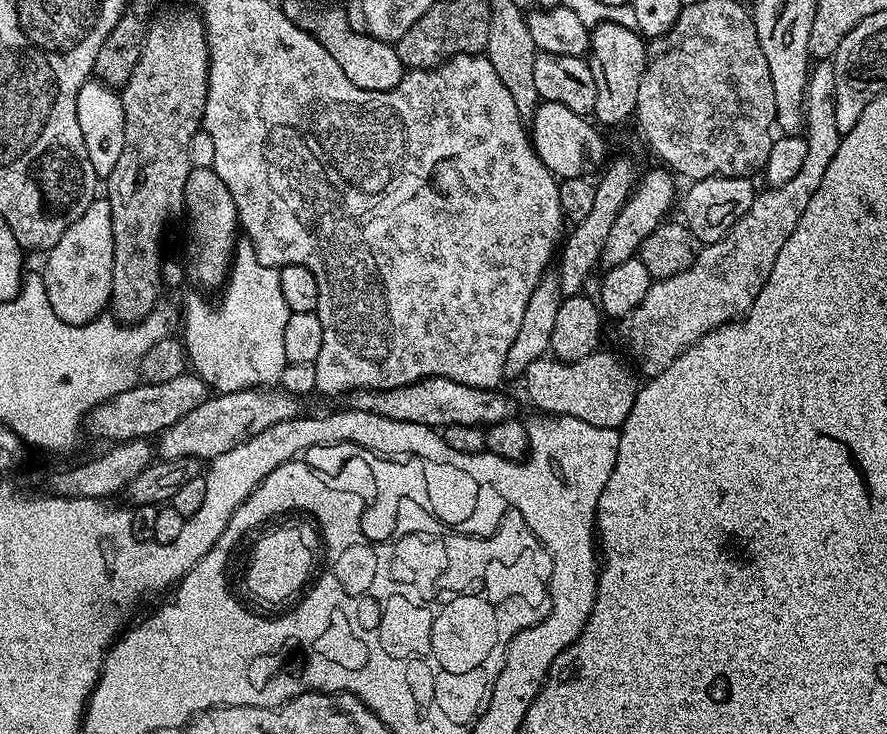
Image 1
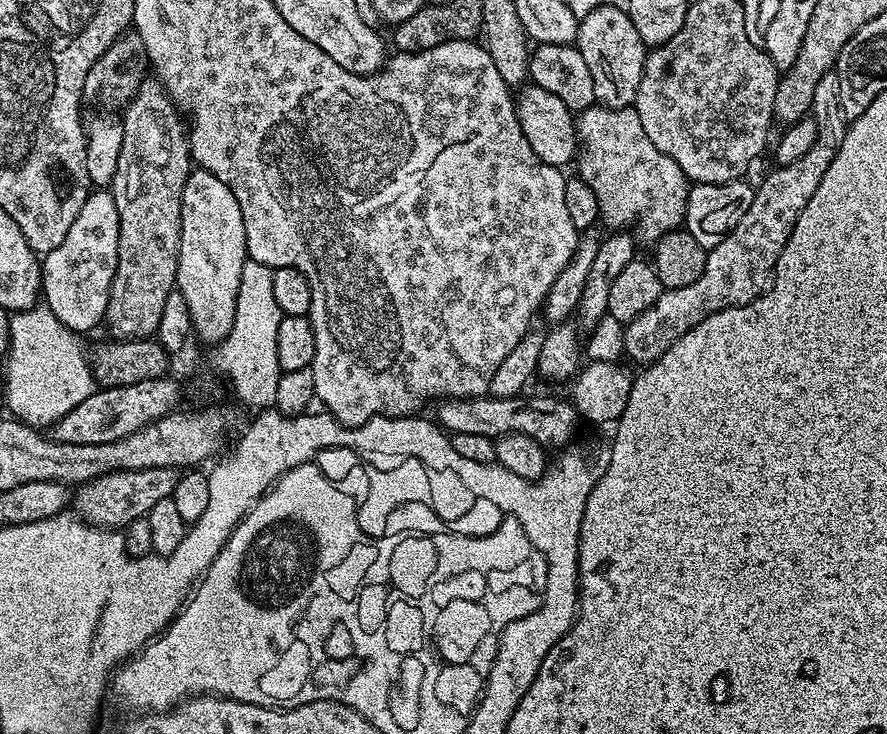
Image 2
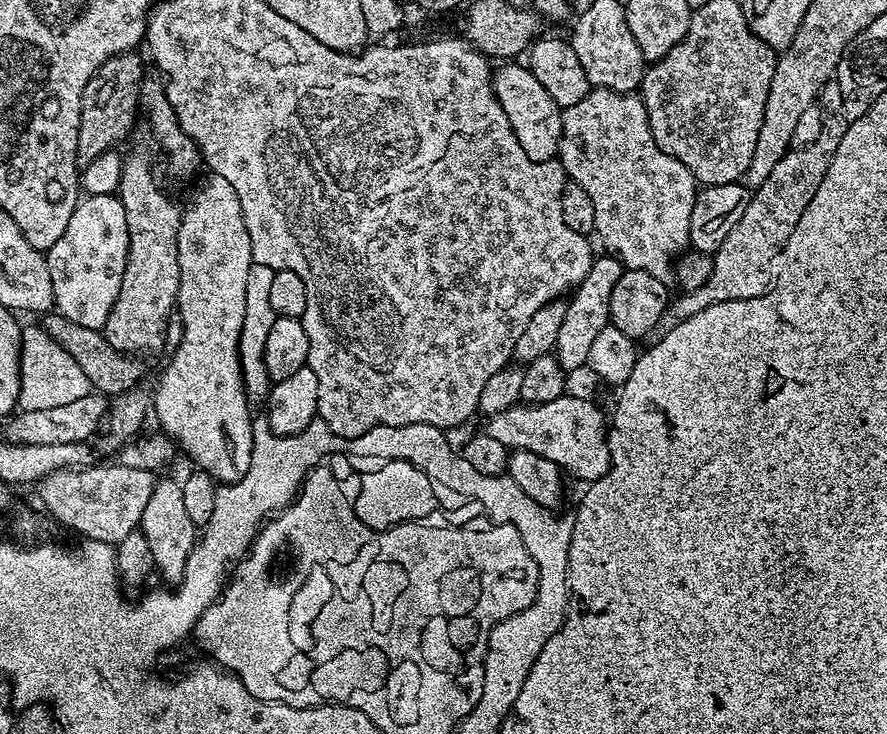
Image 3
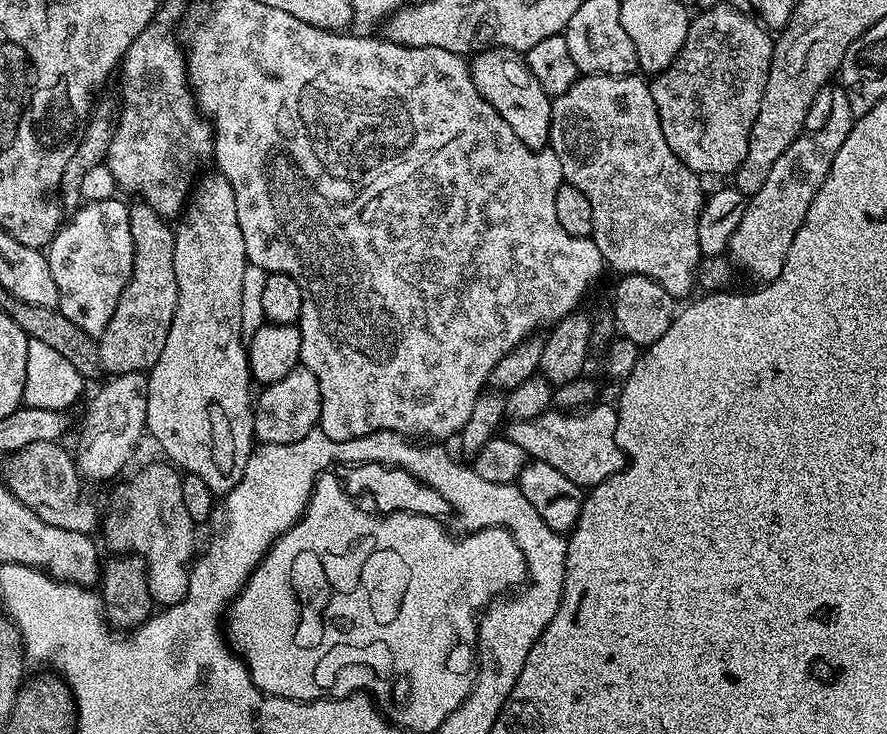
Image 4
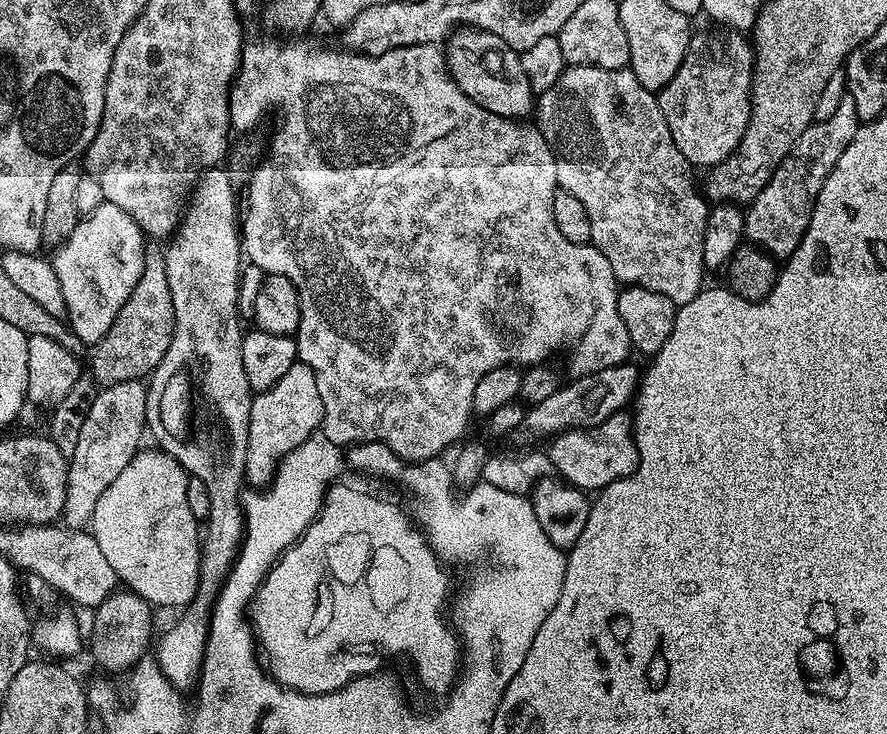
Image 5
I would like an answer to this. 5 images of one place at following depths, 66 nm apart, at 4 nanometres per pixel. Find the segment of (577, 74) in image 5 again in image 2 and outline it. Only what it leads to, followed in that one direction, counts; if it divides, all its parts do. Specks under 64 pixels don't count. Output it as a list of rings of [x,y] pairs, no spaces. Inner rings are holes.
[[[593,106],[575,117],[576,139],[578,141],[578,165],[580,164],[579,179],[594,190],[594,198],[598,198],[600,220],[608,230],[628,230],[631,224],[636,224],[635,235],[648,243],[655,245],[665,234],[679,229],[684,222],[686,206],[688,205],[688,189],[690,181],[688,175],[650,138],[646,138],[646,130],[642,128],[642,118],[638,118],[635,107],[605,108]]]

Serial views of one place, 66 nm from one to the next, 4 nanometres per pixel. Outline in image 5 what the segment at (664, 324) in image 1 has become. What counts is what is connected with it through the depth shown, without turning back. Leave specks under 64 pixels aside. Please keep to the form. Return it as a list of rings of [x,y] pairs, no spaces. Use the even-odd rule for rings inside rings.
[[[845,94],[838,102],[838,110],[830,118],[816,120],[794,142],[790,154],[774,170],[770,182],[747,205],[744,212],[744,234],[749,245],[763,248],[773,258],[786,258],[802,242],[808,229],[812,207],[818,190],[826,182],[830,170],[842,158],[842,150],[850,146],[861,121],[854,110],[854,98]]]

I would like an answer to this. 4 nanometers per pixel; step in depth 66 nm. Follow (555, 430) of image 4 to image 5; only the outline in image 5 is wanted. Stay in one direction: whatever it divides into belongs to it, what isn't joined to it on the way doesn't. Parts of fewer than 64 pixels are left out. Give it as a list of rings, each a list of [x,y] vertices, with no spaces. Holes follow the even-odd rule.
[[[627,411],[615,412],[593,428],[571,428],[569,432],[559,432],[551,437],[546,451],[559,479],[573,484],[589,494],[610,486],[630,474],[640,461],[636,436],[632,433],[632,418]]]

